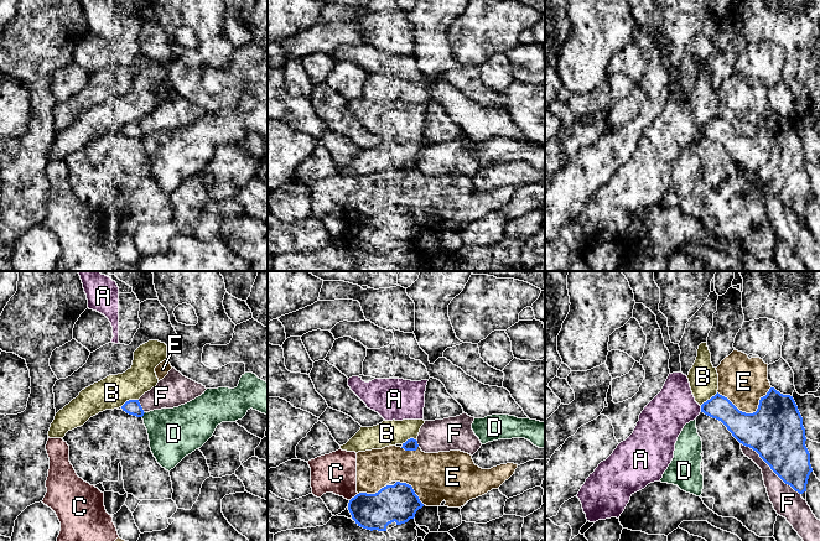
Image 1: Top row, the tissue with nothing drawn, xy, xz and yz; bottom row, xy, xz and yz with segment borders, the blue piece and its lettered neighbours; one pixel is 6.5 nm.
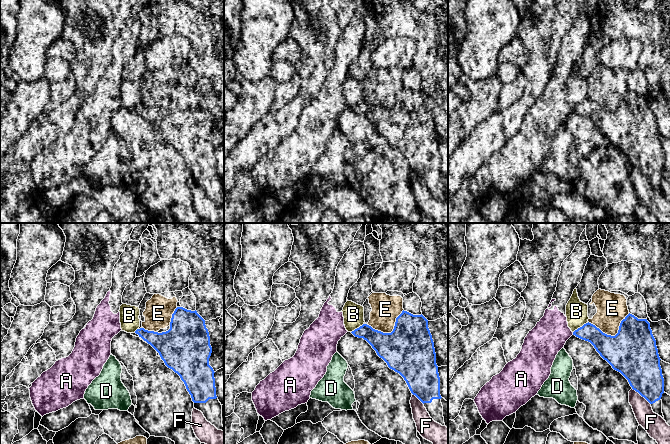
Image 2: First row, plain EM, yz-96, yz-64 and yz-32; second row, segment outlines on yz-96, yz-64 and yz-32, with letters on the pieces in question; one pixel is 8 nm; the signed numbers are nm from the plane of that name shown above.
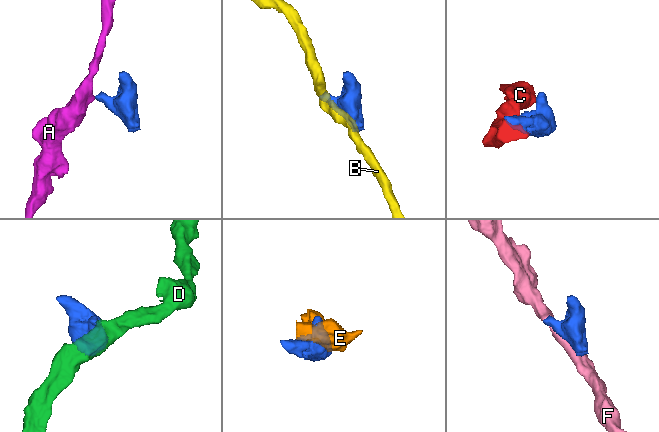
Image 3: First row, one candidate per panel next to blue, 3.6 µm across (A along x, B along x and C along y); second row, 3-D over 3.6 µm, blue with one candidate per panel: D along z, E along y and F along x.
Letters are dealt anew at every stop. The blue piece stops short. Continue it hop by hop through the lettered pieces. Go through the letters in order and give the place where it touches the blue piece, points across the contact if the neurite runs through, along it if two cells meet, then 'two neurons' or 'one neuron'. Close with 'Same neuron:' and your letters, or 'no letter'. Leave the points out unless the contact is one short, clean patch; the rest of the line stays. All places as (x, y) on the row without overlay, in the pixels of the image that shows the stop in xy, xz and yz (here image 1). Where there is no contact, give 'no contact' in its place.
A: meets blue in yz at (701, 131); two neurons
B: meets blue in xy at (129, 123); two neurons
C: meets blue in xz at (354, 219); two neurons
D: meets blue in xy at (143, 138); border along xy (145, 135), (141, 139); two neurons
E: meets blue in yz at (748, 136); two neurons
F: meets blue in yz at (771, 191); two neurons
Same neuron: no letter

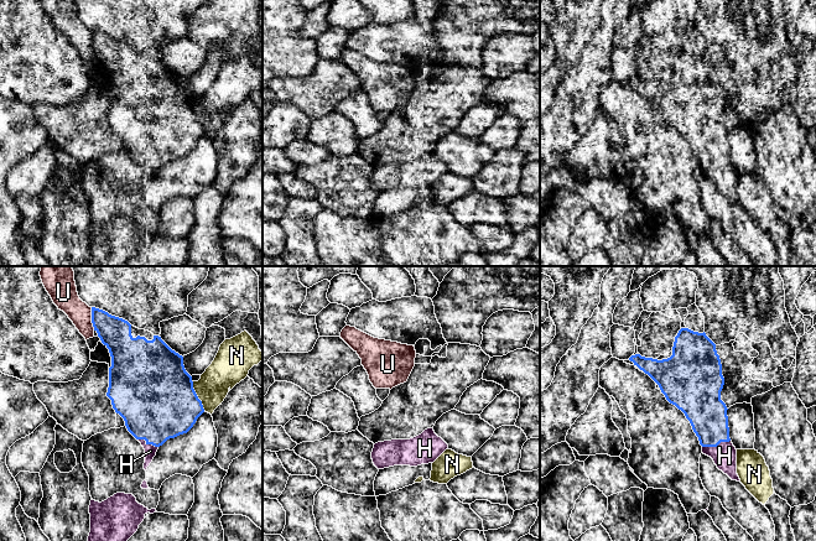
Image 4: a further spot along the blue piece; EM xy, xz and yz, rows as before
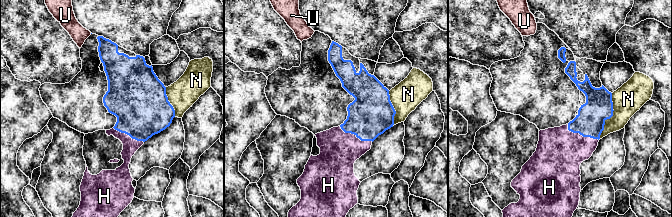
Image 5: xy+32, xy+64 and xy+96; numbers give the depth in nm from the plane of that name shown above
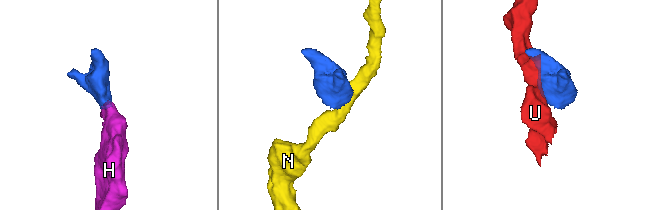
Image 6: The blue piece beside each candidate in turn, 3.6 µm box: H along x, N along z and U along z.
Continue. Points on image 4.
H: meets blue in yz at (716, 168); one neuron
N: meets blue in xy at (197, 119); border along xy (192, 104), (192, 110), (204, 133); two neurons
U: meets blue in xy at (92, 41); two neurons
Same neuron: H

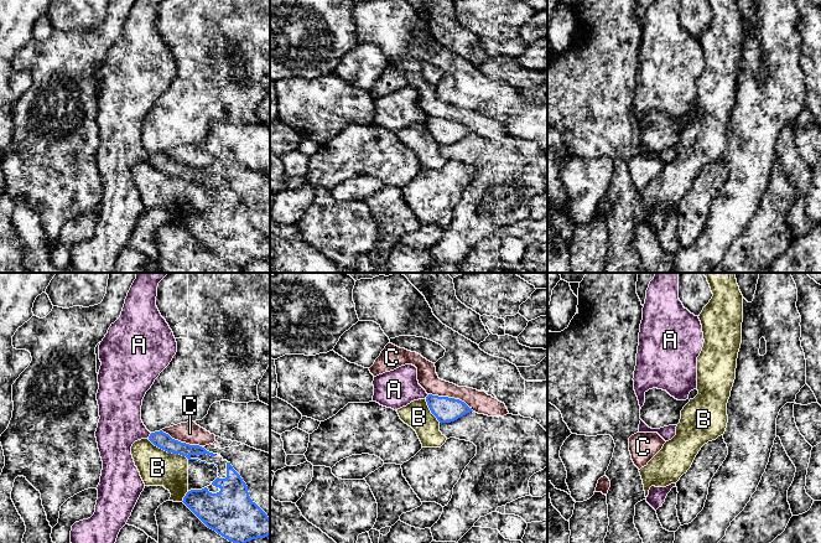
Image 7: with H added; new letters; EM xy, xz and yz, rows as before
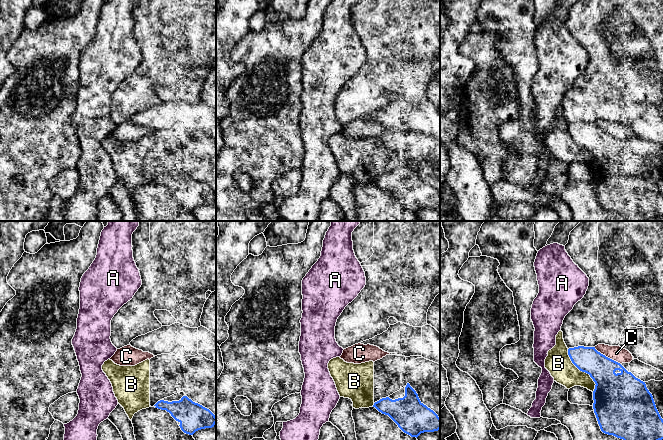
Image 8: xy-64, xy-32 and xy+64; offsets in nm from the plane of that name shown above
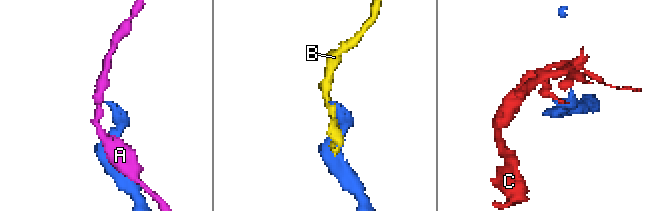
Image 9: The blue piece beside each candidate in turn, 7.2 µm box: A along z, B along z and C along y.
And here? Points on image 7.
A: meets blue in xy at (150, 158); border along xy (151, 155), (147, 160); two neurons
B: meets blue in xy at (169, 174); two neurons
C: meets blue in xz at (451, 120); two neurons
Same neuron: no letter

